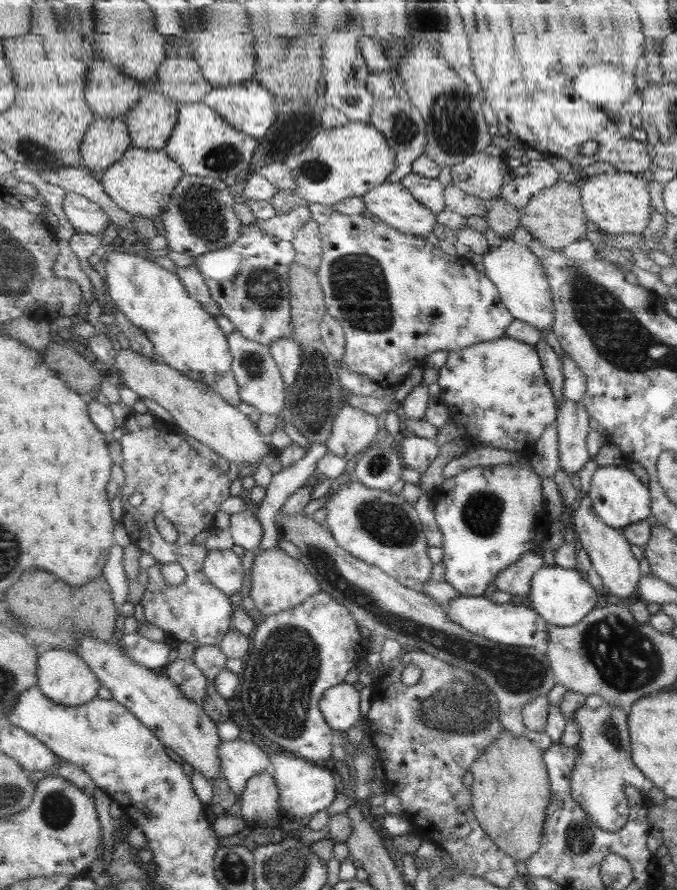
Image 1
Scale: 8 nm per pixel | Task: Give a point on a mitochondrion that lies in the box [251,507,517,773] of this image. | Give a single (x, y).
(461, 708)

